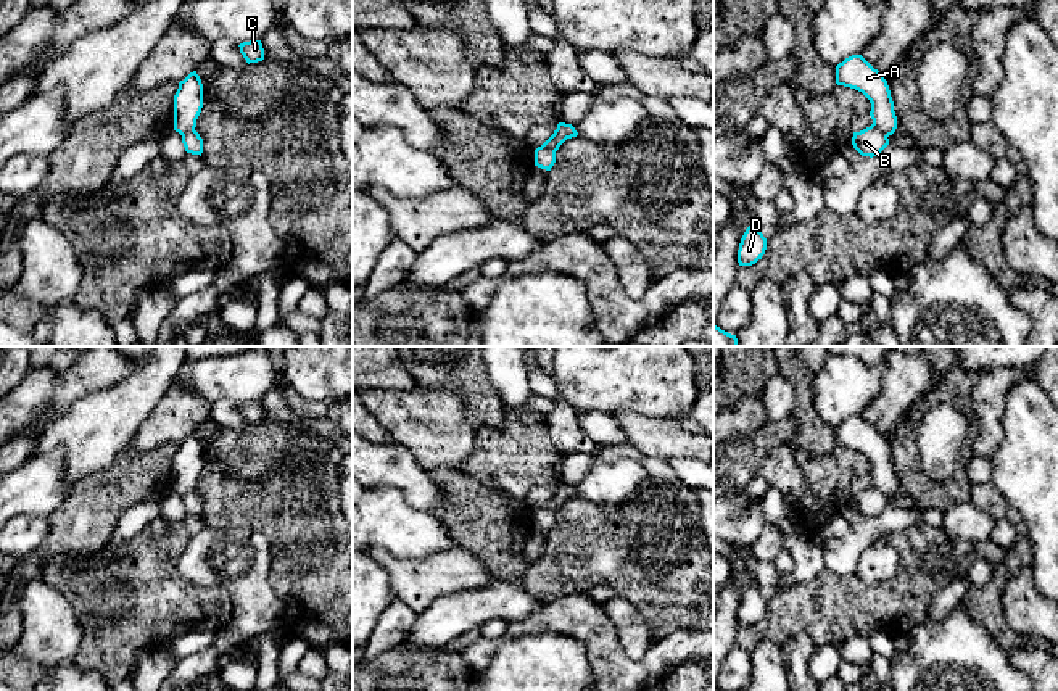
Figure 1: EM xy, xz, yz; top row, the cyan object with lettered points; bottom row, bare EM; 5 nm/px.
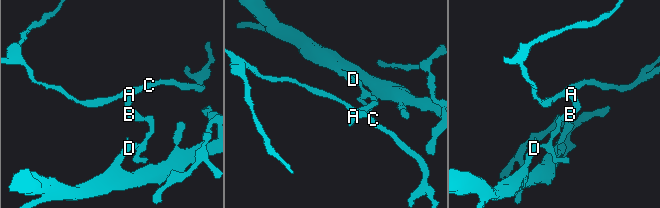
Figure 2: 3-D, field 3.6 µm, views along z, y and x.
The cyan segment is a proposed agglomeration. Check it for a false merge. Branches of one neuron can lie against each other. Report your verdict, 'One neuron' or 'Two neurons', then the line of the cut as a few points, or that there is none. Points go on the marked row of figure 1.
Two neurons. Split along xz (541, 145), (554, 153)

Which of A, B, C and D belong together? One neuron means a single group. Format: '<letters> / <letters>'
A C / B D

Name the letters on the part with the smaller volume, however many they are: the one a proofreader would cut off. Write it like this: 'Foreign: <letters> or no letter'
Foreign: A, C

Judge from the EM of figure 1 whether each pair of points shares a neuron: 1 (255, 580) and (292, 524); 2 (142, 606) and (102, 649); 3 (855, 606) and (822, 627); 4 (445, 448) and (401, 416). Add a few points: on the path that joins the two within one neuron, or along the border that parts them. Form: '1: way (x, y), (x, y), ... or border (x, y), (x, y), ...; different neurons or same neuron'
1: border (247, 525), (268, 540), (269, 585), (276, 591); different neurons
2: way (131, 617), (113, 638); same neuron
3: way (847, 608), (841, 608), (830, 619); same neuron
4: way (433, 437), (421, 424), (413, 422); same neuron

